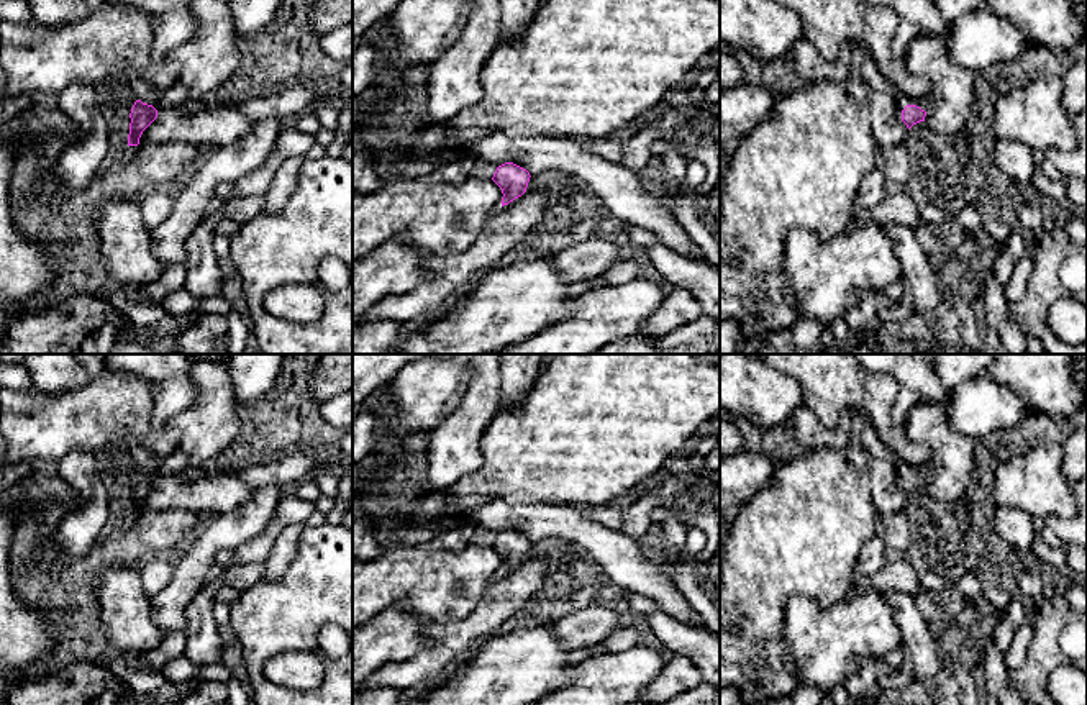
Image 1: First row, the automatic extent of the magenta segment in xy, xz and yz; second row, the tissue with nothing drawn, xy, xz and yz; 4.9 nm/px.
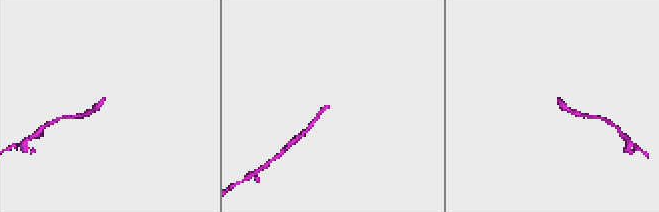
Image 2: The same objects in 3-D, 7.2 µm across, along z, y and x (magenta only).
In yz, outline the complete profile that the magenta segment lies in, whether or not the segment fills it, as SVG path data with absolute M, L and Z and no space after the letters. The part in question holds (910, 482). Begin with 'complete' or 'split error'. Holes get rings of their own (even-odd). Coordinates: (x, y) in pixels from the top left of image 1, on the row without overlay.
split error; M897 456L892 459L892 464L902 480L902 489L907 492L908 497L913 492L925 489L926 479L931 471L930 467L913 467Z

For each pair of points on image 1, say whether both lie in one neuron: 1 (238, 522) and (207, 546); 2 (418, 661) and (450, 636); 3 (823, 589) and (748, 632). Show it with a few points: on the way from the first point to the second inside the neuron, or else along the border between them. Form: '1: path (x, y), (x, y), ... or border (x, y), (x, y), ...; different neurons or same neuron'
1: path (230, 530), (215, 538); same neuron
2: path (427, 659), (441, 645); same neuron
3: path (804, 586), (789, 586), (763, 612); same neuron

